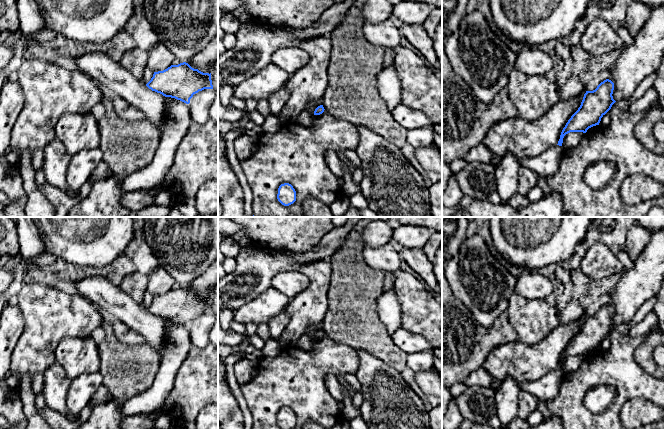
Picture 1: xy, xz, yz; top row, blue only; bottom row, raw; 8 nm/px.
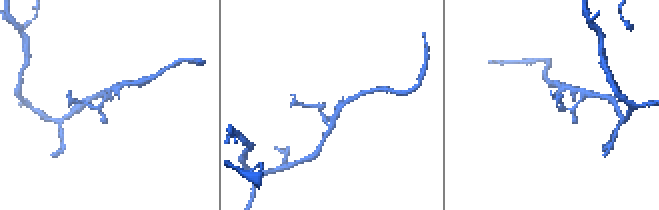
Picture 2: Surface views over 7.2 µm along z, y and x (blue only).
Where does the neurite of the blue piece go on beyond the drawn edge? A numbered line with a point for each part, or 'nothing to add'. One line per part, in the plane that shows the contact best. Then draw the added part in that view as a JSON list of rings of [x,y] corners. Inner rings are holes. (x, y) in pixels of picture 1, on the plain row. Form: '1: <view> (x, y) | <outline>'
nothing to add

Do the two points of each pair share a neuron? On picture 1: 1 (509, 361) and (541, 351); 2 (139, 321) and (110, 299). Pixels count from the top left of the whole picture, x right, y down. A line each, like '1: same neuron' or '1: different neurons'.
1: same neuron
2: same neuron

